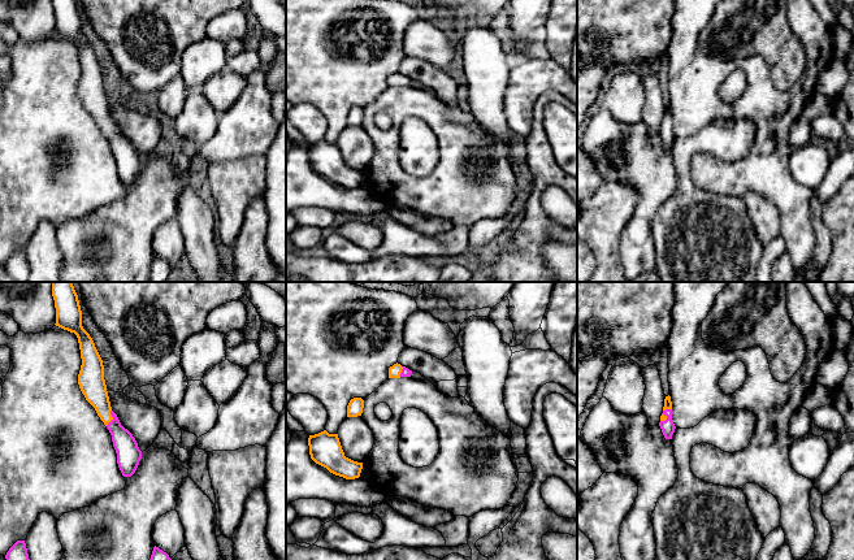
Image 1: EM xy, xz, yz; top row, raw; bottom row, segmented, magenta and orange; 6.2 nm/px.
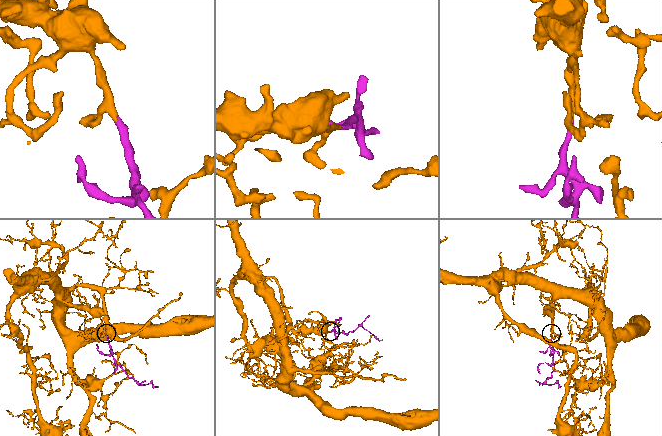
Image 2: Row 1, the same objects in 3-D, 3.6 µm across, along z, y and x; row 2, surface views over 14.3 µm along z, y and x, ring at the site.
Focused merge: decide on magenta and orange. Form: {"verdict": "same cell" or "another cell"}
{"verdict": "same cell"}

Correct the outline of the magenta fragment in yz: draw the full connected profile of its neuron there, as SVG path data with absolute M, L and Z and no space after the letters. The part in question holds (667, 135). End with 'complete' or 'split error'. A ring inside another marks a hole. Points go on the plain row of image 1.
M669 104L666 105L664 108L664 116L663 116L663 122L660 125L659 135L662 138L664 147L672 148L676 135L672 129L672 110Z; split error

